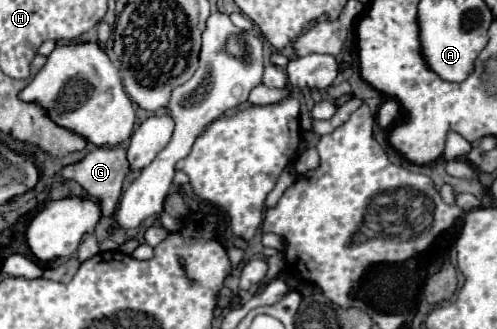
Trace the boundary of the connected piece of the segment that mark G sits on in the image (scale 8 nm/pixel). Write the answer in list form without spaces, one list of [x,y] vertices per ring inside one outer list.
[[[117,146],[117,148],[97,148],[97,150],[89,152],[83,160],[63,166],[57,176],[65,178],[65,180],[79,182],[85,192],[100,199],[103,218],[111,218],[115,208],[117,208],[117,202],[121,196],[121,184],[123,184],[127,174],[129,174],[129,164],[127,164],[125,150],[121,146]]]

